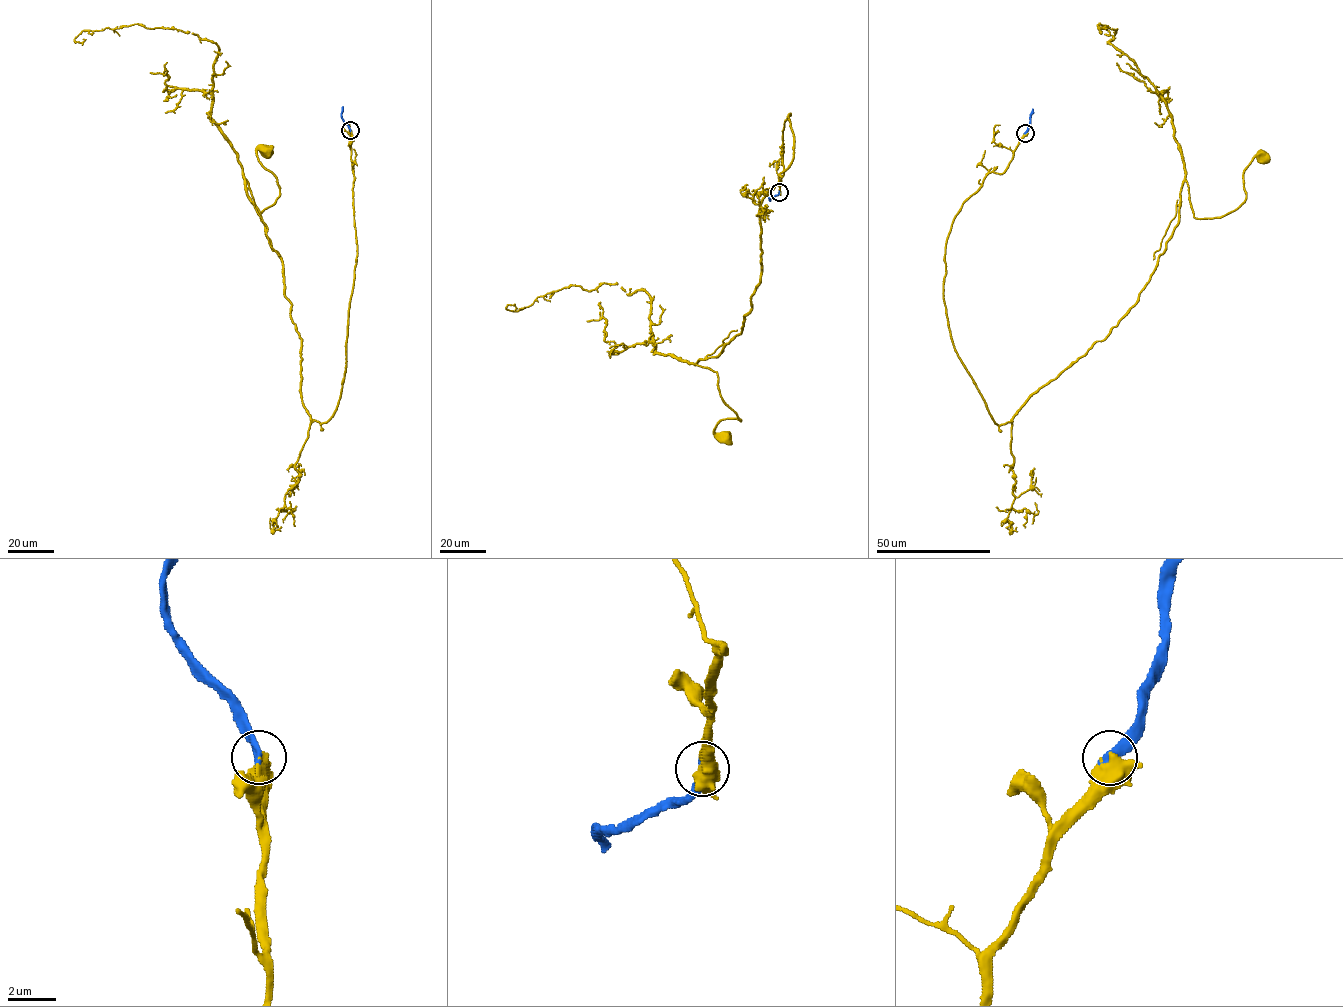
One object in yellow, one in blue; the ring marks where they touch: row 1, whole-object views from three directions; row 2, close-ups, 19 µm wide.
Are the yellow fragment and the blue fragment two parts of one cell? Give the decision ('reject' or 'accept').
accept

